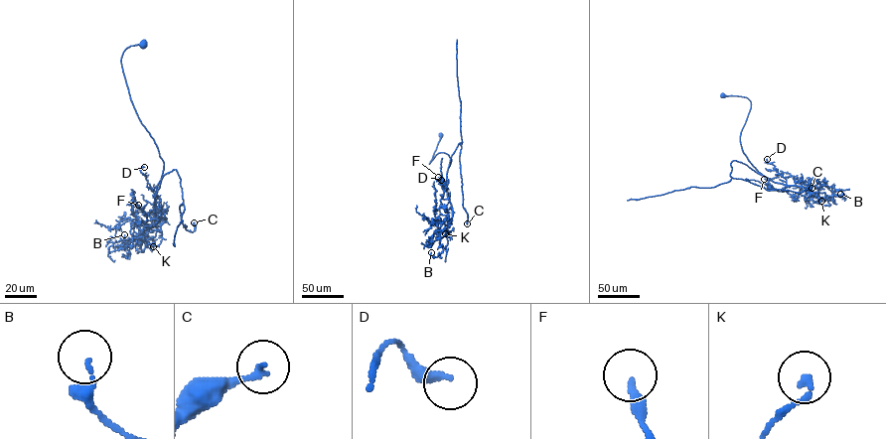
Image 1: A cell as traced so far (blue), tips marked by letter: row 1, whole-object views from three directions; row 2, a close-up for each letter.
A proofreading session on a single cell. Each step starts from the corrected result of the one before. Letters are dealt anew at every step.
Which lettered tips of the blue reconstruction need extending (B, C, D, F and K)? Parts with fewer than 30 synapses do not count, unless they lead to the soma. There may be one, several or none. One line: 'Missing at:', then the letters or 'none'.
Missing at: none

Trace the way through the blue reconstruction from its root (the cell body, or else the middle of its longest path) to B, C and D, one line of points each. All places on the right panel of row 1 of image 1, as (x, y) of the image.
B: (722, 95), (750, 101), (740, 142), (764, 176), (810, 193), (844, 198), (840, 194)
C: (722, 95), (750, 101), (740, 142), (763, 175), (733, 160), (730, 176), (768, 190), (800, 193), (812, 188)
D: (722, 95), (750, 101), (740, 136), (743, 152), (764, 176), (786, 185), (786, 179), (767, 159)

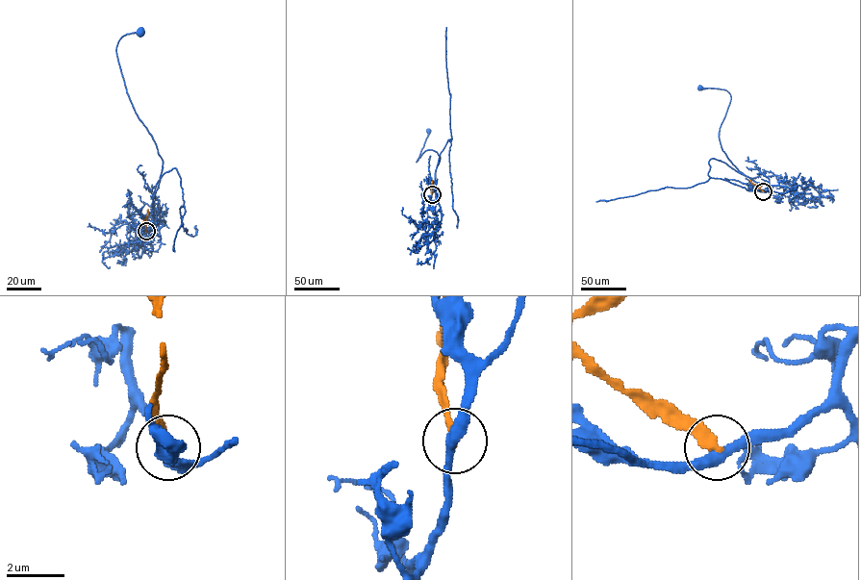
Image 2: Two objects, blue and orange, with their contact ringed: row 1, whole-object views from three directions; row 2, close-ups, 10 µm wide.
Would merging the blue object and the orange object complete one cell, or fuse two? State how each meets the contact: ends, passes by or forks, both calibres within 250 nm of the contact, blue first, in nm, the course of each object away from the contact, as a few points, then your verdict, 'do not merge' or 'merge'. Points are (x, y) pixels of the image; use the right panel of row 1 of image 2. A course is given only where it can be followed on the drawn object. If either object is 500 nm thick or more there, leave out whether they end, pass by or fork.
blue passes by; orange ends there; 360 nm thick on the blue side, 240 nm on the other; blue runs (764, 191), (769, 186), (746, 176), (721, 148), (719, 132), (730, 95), (725, 89), (699, 88); orange runs (764, 191), (749, 180); do not merge

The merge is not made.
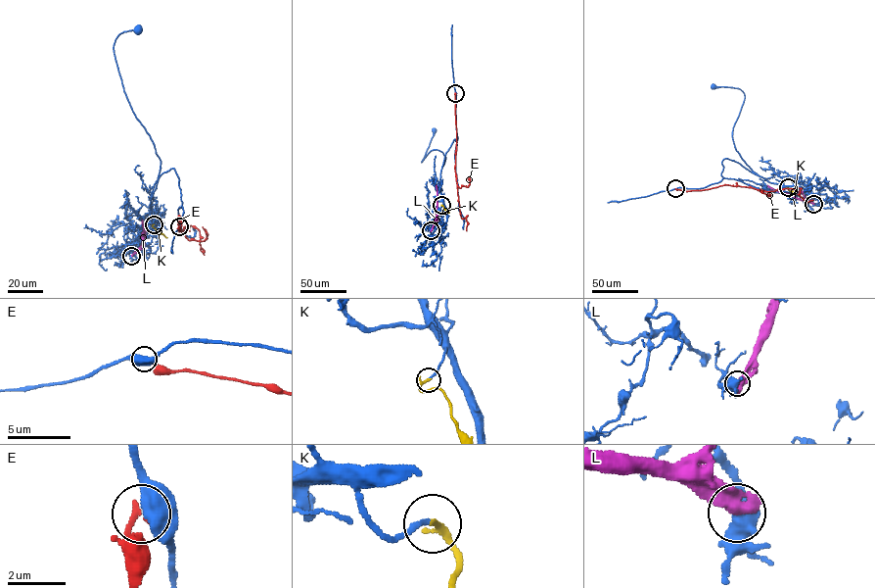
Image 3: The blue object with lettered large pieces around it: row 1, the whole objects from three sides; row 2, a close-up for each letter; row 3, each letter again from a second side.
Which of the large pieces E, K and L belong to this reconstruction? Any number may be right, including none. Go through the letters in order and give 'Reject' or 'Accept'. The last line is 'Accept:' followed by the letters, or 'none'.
E: Reject
K: Accept
L: Reject
Accept: K

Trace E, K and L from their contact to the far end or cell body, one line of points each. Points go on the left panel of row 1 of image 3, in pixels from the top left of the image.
E: (179, 226), (181, 219), (177, 224), (182, 232), (186, 226), (195, 226), (201, 249)
K: (154, 224), (158, 231), (167, 237)
L: (131, 256), (144, 245), (142, 220)

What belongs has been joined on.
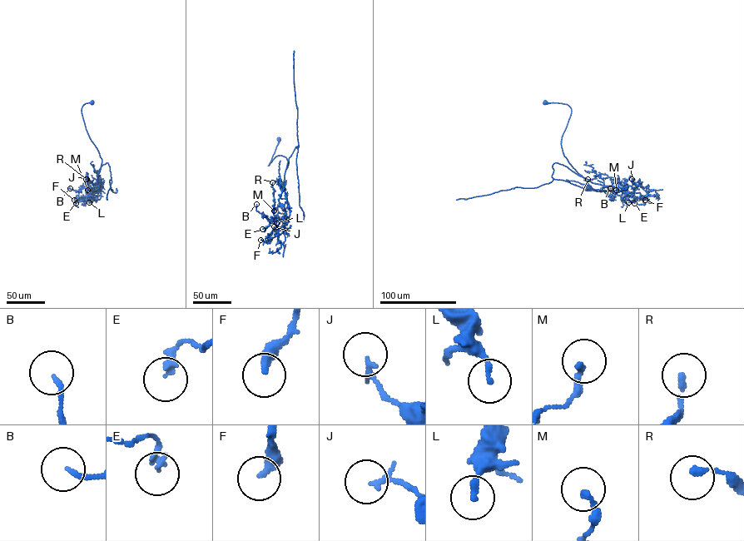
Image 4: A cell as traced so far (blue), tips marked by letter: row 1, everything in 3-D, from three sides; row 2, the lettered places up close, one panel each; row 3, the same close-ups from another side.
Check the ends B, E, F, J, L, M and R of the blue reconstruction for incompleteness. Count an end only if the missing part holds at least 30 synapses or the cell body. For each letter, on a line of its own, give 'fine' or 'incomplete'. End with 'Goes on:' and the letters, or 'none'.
B: fine
E: fine
F: fine
J: fine
L: fine
M: fine
R: fine
Goes on: none

